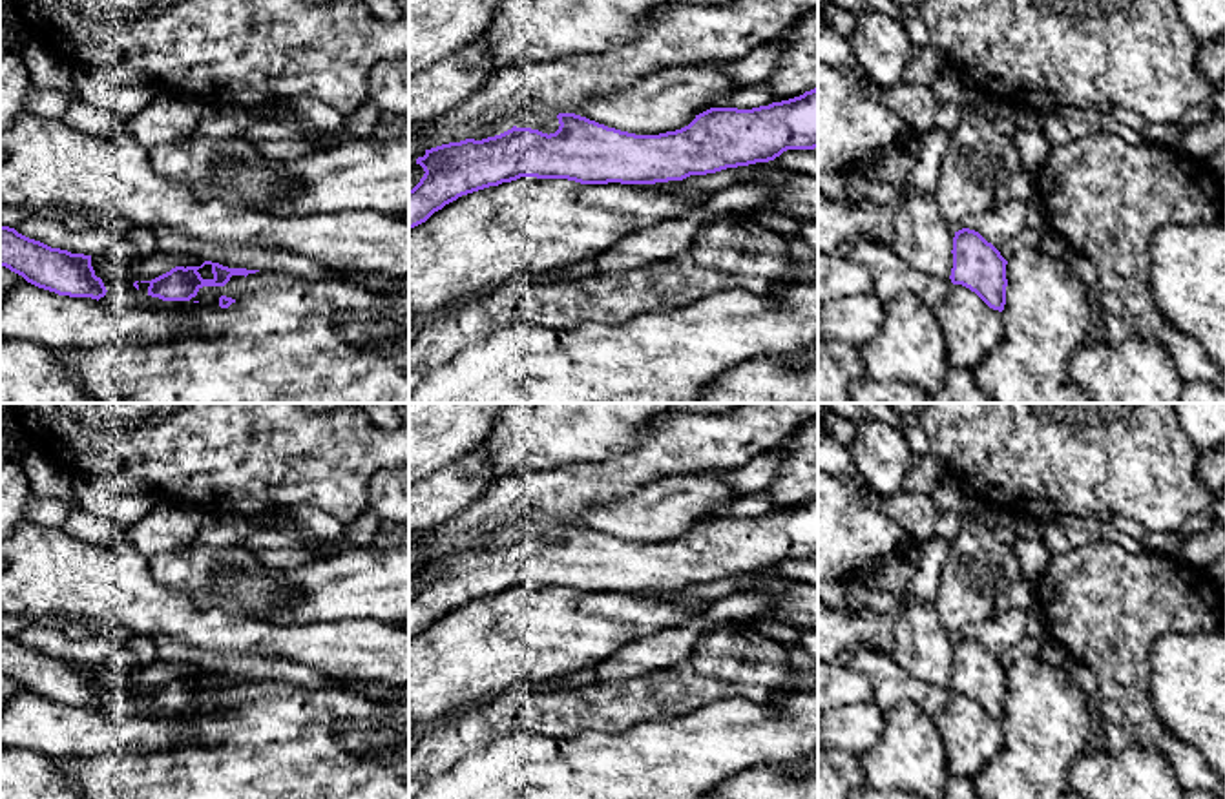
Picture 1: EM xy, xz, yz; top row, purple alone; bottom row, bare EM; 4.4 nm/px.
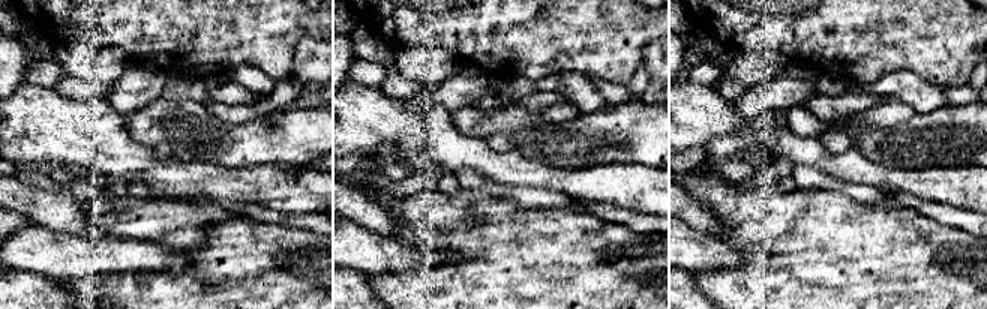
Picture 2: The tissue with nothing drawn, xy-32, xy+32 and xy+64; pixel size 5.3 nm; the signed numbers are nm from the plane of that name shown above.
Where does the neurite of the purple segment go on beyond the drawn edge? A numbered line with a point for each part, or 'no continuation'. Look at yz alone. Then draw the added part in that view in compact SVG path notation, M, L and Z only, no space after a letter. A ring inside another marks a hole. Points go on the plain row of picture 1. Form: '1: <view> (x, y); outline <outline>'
no continuation

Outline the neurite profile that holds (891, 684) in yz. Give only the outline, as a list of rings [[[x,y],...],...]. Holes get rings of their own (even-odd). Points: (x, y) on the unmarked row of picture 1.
[[[858,648],[847,668],[869,677],[874,691],[873,700],[884,713],[902,702],[913,702],[933,717],[953,697],[951,688],[926,684],[902,669],[891,655],[874,649]]]

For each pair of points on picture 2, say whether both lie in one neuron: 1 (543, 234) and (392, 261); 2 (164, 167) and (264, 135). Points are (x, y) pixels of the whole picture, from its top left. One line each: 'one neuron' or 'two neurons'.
1: two neurons
2: two neurons

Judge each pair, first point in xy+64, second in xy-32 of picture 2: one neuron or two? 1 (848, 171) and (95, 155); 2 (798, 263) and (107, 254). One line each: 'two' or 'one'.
1: one
2: two

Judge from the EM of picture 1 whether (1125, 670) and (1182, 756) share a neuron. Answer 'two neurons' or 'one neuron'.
one neuron

